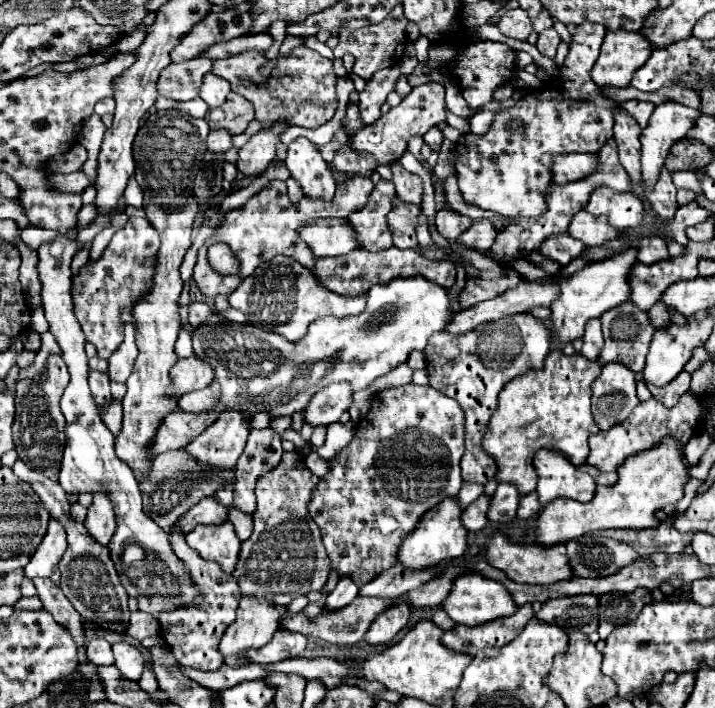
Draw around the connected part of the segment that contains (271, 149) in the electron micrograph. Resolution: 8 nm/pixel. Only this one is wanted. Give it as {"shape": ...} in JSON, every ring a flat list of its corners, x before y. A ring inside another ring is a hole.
{"shape":[[257,132,249,138,249,142,239,150,237,170,243,176,261,176,269,162,275,158,275,146,279,144,279,136,275,132]]}

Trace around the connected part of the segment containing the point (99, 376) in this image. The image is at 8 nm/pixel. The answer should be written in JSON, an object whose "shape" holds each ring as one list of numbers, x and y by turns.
{"shape":[[91,370,91,372,89,372,89,386,91,386,91,392,93,392,93,396,95,396,97,406,103,406,103,404,107,404,107,402,111,400,109,374]]}

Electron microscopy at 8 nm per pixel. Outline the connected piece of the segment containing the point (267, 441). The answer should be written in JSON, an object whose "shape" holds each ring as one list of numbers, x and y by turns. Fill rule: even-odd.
{"shape":[[251,430,247,446,237,462,235,478,237,482,234,485,234,498,232,505,235,510,253,514,256,506,255,485,257,478,263,476,265,472,273,470,283,456,281,448,281,436,271,430]]}

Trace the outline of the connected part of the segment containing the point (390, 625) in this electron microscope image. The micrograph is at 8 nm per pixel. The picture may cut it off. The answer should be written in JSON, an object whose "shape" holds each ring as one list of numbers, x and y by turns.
{"shape":[[395,602,395,606,391,606,383,616,379,616,379,620,375,620,375,624,371,624,365,642,371,646,387,644,397,636,399,630,407,626,409,616,411,616,409,606,403,602]]}

